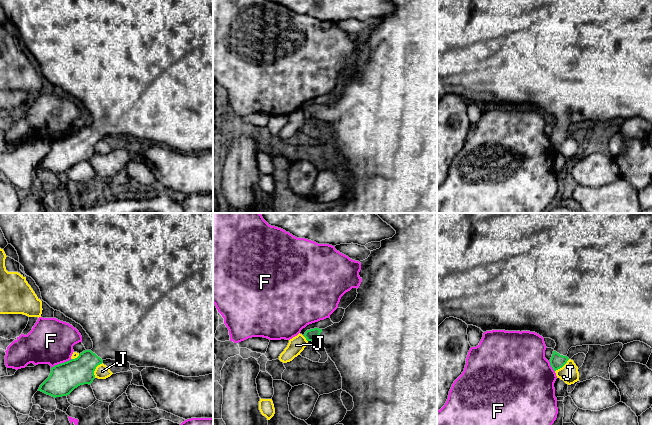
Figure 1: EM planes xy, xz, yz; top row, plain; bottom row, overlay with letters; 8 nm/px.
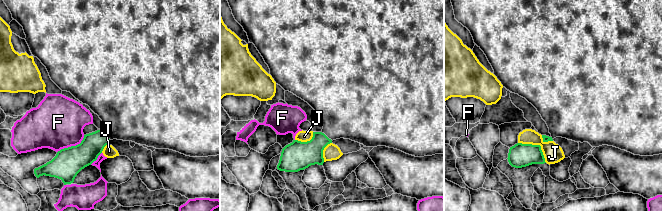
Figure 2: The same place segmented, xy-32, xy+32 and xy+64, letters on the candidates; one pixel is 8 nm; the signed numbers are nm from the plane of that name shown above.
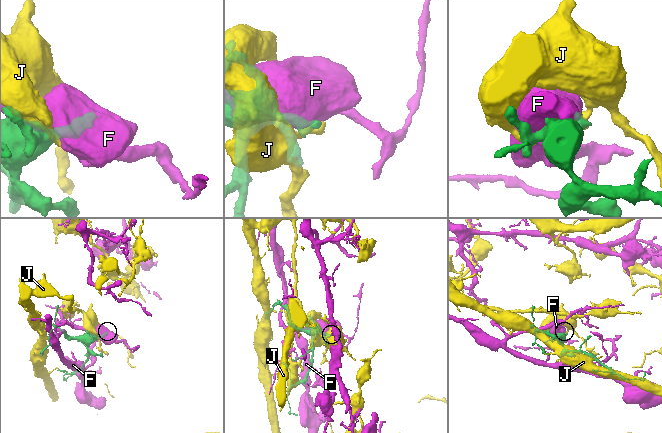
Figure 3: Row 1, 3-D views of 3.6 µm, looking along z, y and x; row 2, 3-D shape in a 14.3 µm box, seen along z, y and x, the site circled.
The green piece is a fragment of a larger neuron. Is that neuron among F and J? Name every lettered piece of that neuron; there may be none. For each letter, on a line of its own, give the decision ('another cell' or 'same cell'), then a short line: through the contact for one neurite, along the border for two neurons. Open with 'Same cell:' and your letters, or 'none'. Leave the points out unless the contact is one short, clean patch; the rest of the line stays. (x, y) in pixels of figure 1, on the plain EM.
Same cell: none
F: another cell
J: another cell

